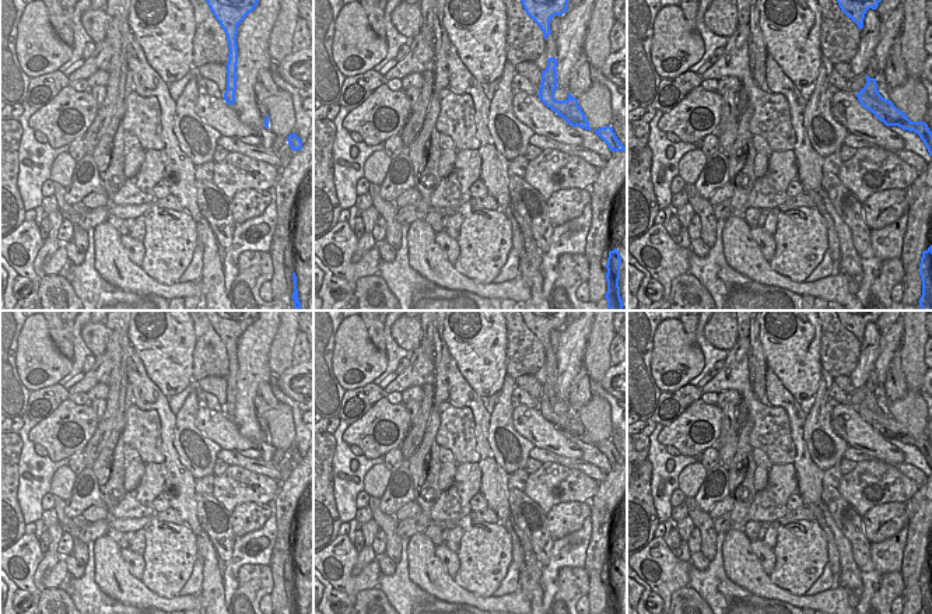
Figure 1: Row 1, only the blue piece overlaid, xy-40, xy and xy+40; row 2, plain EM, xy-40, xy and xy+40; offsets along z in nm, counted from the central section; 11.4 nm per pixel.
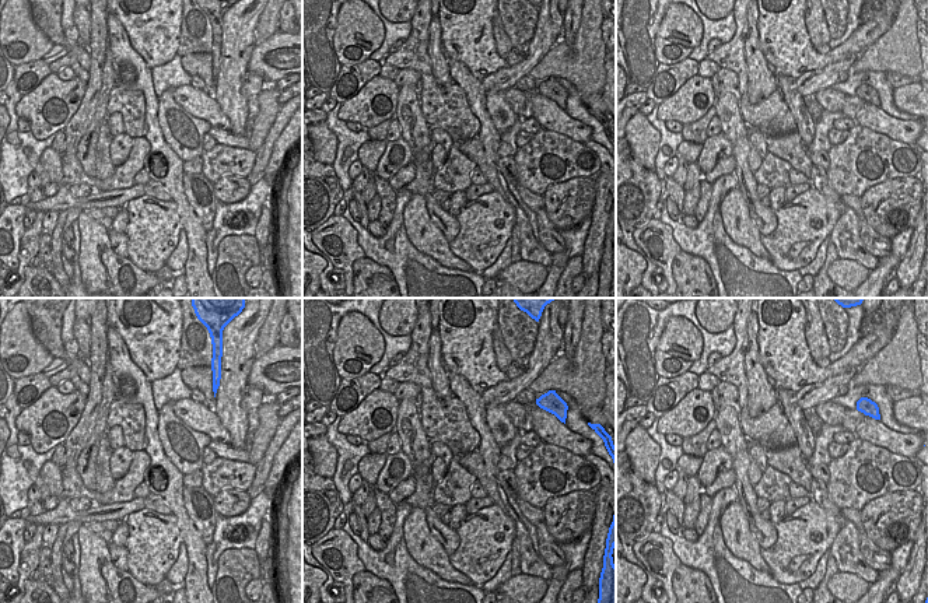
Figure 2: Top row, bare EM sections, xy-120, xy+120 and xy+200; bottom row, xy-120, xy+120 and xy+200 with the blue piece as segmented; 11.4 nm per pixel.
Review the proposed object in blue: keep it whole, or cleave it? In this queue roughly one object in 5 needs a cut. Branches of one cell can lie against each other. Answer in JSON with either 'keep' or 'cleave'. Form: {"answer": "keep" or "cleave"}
{"answer": "cleave"}

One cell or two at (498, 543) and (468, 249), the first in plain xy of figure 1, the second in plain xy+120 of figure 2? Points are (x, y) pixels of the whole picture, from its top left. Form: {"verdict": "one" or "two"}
{"verdict": "one"}

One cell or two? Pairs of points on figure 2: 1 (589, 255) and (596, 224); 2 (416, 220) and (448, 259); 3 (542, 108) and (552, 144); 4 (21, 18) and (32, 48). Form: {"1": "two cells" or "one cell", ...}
{"1": "one cell", "2": "one cell", "3": "two cells", "4": "one cell"}

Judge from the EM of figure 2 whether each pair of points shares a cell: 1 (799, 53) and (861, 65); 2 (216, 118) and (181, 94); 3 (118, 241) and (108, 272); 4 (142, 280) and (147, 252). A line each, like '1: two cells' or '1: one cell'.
1: two cells
2: one cell
3: two cells
4: two cells

